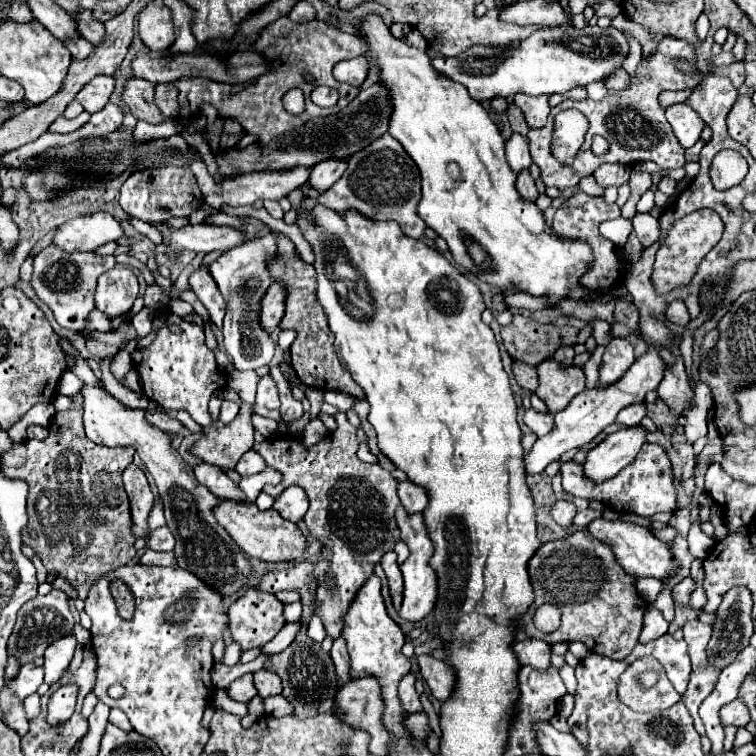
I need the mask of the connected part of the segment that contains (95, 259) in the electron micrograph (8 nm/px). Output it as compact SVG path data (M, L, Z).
M49 244L35 256L35 270L33 270L33 288L37 296L53 310L57 322L71 330L71 328L85 328L89 314L95 310L93 296L99 274L111 270L115 266L115 256L99 256L93 252L61 252L55 244Z

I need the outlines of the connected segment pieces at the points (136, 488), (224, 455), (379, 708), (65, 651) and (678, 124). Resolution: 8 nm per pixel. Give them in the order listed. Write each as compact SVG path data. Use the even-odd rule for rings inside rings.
M129 464L123 472L125 492L131 500L131 514L133 514L133 534L137 538L145 536L147 532L147 516L153 506L153 494L143 470L135 464Z
M243 404L237 418L221 428L207 430L203 438L195 444L195 454L209 464L215 464L223 470L233 468L239 458L253 446L253 424L251 424L251 406Z
M365 676L353 682L347 682L339 692L337 692L337 708L335 714L339 720L343 720L345 724L349 724L355 730L365 730L371 734L371 742L369 742L369 752L373 754L385 754L387 746L391 744L391 748L397 744L395 736L391 732L385 730L385 726L381 724L381 716L383 716L383 704L385 700L381 700L381 686L379 680L375 676Z
M65 636L61 640L55 640L47 650L45 650L45 684L53 686L61 680L61 676L67 672L69 662L75 652L75 638Z
M673 104L665 110L665 116L683 148L691 148L699 140L705 122L697 116L697 112L691 106Z

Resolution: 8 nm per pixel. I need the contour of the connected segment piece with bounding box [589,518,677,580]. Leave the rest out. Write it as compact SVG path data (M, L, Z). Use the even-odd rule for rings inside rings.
M595 518L589 524L589 532L591 536L595 536L597 540L609 544L617 556L617 562L623 566L623 570L627 574L633 576L653 576L659 580L665 580L667 576L675 574L675 558L673 554L667 550L667 544L661 542L659 538L655 538L655 534L639 524L633 522L623 522L623 520L605 520L605 518Z

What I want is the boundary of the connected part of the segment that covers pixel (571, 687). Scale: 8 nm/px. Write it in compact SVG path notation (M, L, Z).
M563 666L561 670L559 670L559 674L561 674L561 678L563 678L563 682L565 682L565 686L567 686L567 692L569 694L575 694L577 692L577 680L575 680L575 670L571 668L571 666Z

